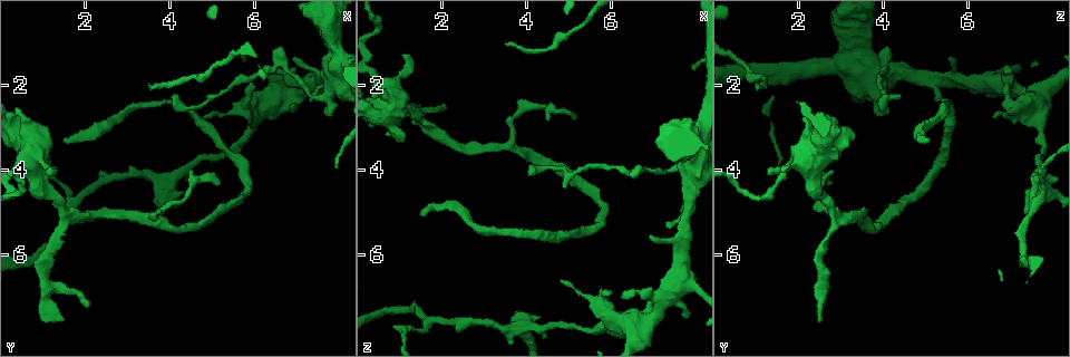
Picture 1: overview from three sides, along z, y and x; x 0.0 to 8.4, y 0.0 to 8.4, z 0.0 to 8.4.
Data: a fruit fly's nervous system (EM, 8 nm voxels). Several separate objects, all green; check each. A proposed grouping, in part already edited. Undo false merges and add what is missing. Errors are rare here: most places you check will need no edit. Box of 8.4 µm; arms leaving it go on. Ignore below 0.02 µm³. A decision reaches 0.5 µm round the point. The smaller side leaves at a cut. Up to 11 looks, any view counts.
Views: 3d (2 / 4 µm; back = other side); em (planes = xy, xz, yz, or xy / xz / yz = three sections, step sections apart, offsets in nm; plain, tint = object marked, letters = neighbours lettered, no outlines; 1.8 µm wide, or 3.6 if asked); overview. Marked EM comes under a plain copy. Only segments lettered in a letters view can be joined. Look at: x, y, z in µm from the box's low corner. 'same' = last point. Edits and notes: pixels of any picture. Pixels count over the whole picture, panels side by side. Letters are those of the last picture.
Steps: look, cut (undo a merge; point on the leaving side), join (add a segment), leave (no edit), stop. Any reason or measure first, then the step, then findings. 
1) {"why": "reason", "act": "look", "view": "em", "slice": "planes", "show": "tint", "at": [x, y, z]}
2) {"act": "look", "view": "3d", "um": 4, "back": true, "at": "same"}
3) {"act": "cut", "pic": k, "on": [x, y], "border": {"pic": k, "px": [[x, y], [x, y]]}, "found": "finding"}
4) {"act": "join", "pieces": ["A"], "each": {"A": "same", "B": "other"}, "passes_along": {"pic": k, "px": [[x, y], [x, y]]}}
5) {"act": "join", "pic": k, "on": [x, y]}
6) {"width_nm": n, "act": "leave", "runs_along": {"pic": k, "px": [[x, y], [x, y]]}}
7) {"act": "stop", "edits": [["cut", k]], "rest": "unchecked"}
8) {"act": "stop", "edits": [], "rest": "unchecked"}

{"why": "three arms meet", "act": "look", "view": "3d", "um": 2, "at": [3.95, 4.30, 7.70]}

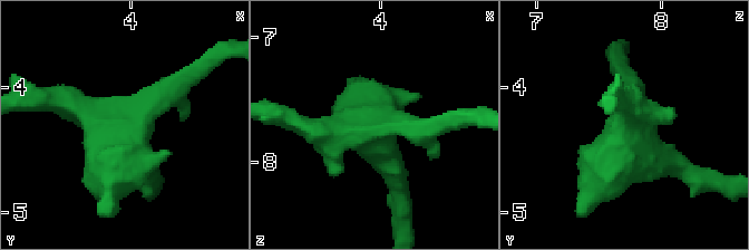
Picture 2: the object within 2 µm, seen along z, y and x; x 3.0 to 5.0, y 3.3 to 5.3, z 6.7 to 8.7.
{"why": "shape alone is not enough", "act": "look", "view": "em", "slice": "xz", "step": 4, "show": "tint", "at": [3.94, 4.30, 7.74]}

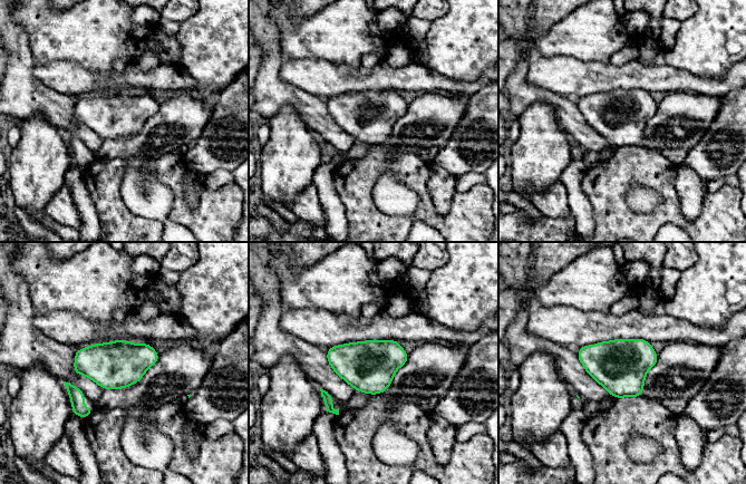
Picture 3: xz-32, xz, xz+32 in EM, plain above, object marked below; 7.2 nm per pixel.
{"why": "cut it another way", "act": "look", "view": "em", "slice": "planes", "show": "letters", "at": "same"}

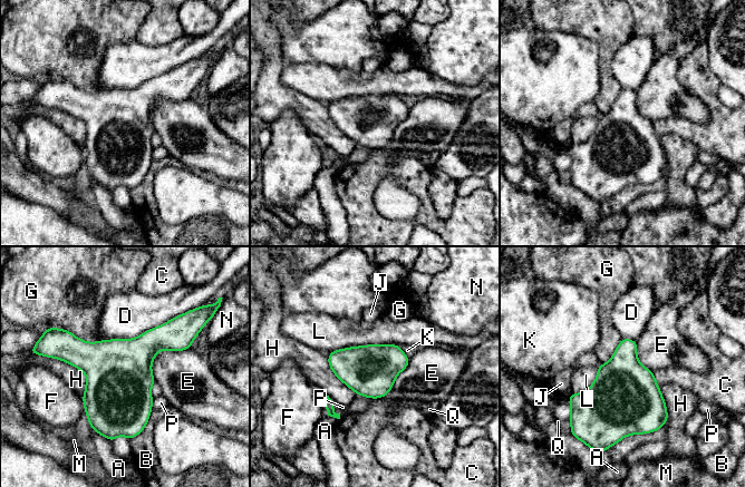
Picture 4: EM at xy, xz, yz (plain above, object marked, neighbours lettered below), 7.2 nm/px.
{"act": "leave", "each": {"A": "other", "B": "other", "C": "other", "D": "other", "E": "other", "F": "other", "G": "other", "H": "other", "J": "other", "K": "other", "L": "other", "M": "other", "N": "other", "P": "other", "Q": "other"}, "border": {"pic": 4, "px": [[409, 358], [386, 395], [358, 396]]}, "found": "one neuron here"}

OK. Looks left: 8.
{"why": "long arm stops here", "act": "look", "view": "3d", "um": 2, "at": [1.50, 3.30, 5.05]}

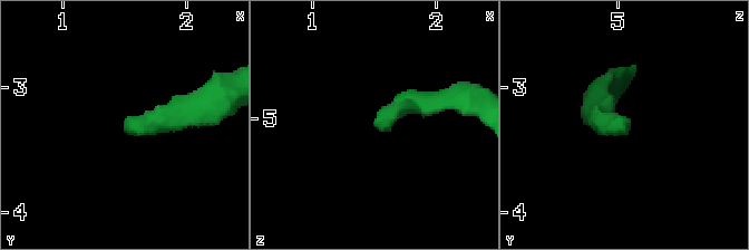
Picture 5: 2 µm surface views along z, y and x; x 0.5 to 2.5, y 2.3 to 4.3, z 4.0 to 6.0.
{"act": "look", "view": "em", "slice": "planes", "show": "letters", "at": [1.50, 3.32, 5.08]}

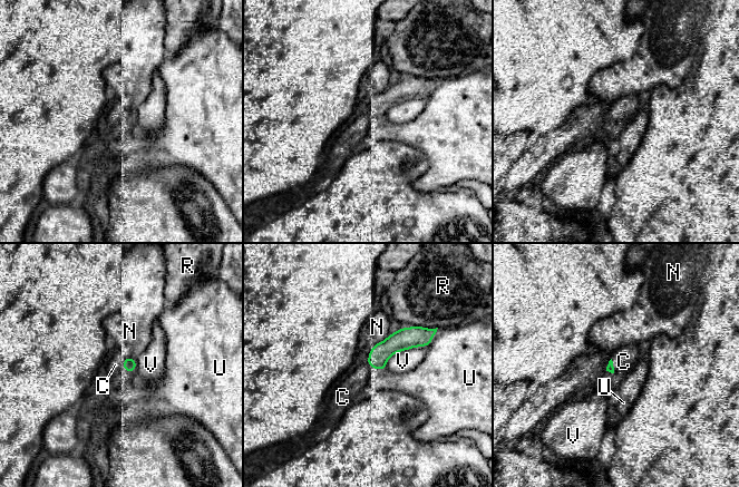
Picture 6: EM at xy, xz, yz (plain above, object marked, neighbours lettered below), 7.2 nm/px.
{"act": "join", "pieces": ["C"], "each": {"C": "same", "N": "other", "R": "other", "U": "other", "V": "other"}, "found": "the neuron continues"}

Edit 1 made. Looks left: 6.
{"why": "see it whole again", "act": "look", "view": "overview"}

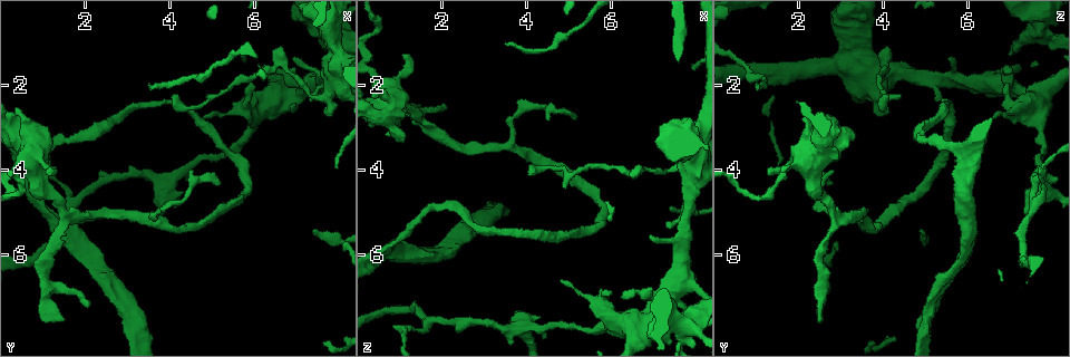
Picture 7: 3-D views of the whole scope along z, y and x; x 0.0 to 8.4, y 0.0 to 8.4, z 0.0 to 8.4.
{"why": "thin arm on a thick one", "act": "look", "view": "3d", "um": 4, "at": [7.85, 2.00, 3.80]}

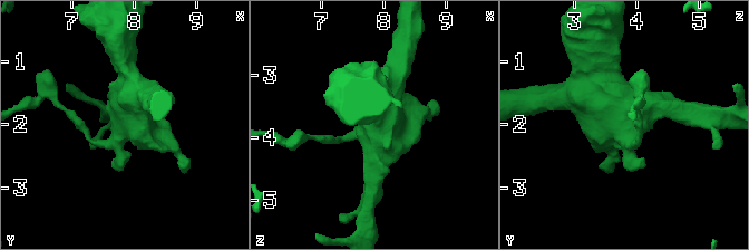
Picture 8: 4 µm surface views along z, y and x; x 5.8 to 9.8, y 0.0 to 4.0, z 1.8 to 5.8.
{"why": "shape alone is not enough", "act": "look", "view": "em", "um": 3.6, "slice": "planes", "show": "letters", "at": [7.90, 2.00, 3.80]}

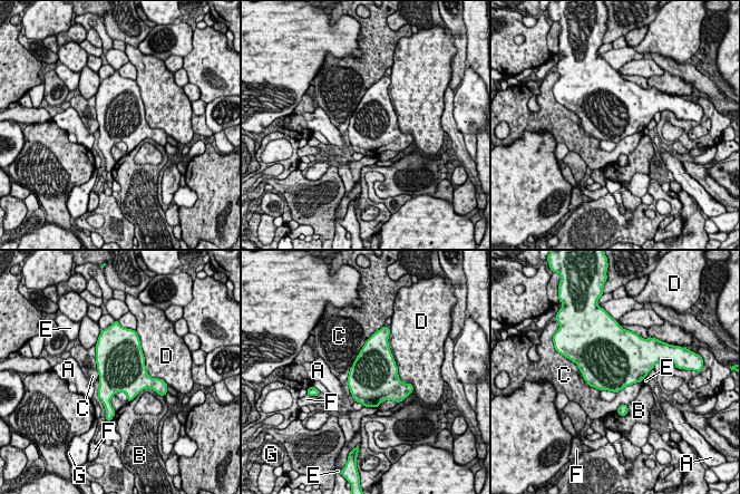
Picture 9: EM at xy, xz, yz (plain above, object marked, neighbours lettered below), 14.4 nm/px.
{"width_nm": 700, "act": "leave", "each": {"A": "other", "B": "other", "C": "other", "D": "other", "E": "other", "F": "other", "G": "other"}, "border": {"pic": 9, "px": [[370, 337], [357, 356], [346, 381]]}, "found": "one neuron here"}

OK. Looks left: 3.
{"why": "sudden change in width", "act": "look", "view": "em", "slice": "planes", "show": "letters", "at": [7.80, 0.80, 7.80]}

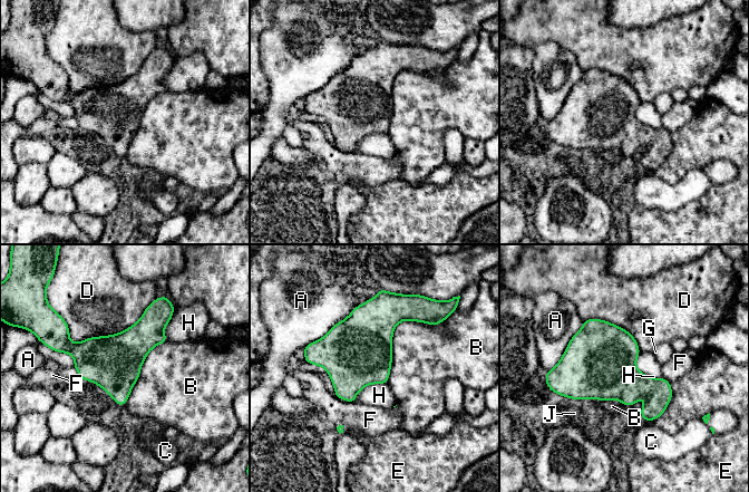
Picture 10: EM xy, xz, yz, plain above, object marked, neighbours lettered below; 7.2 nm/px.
{"width_nm": 400, "act": "leave", "each": {"A": "other", "B": "other", "C": "other", "D": "other", "E": "other", "F": "other", "G": "other", "H": "other", "J": "other"}, "border": {"pic": 10, "px": [[640, 351], [635, 366], [661, 377]]}, "found": "continuous, no second neuron"}

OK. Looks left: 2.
{"act": "stop", "edits": [["join", 6]], "rest": "unchecked"}

